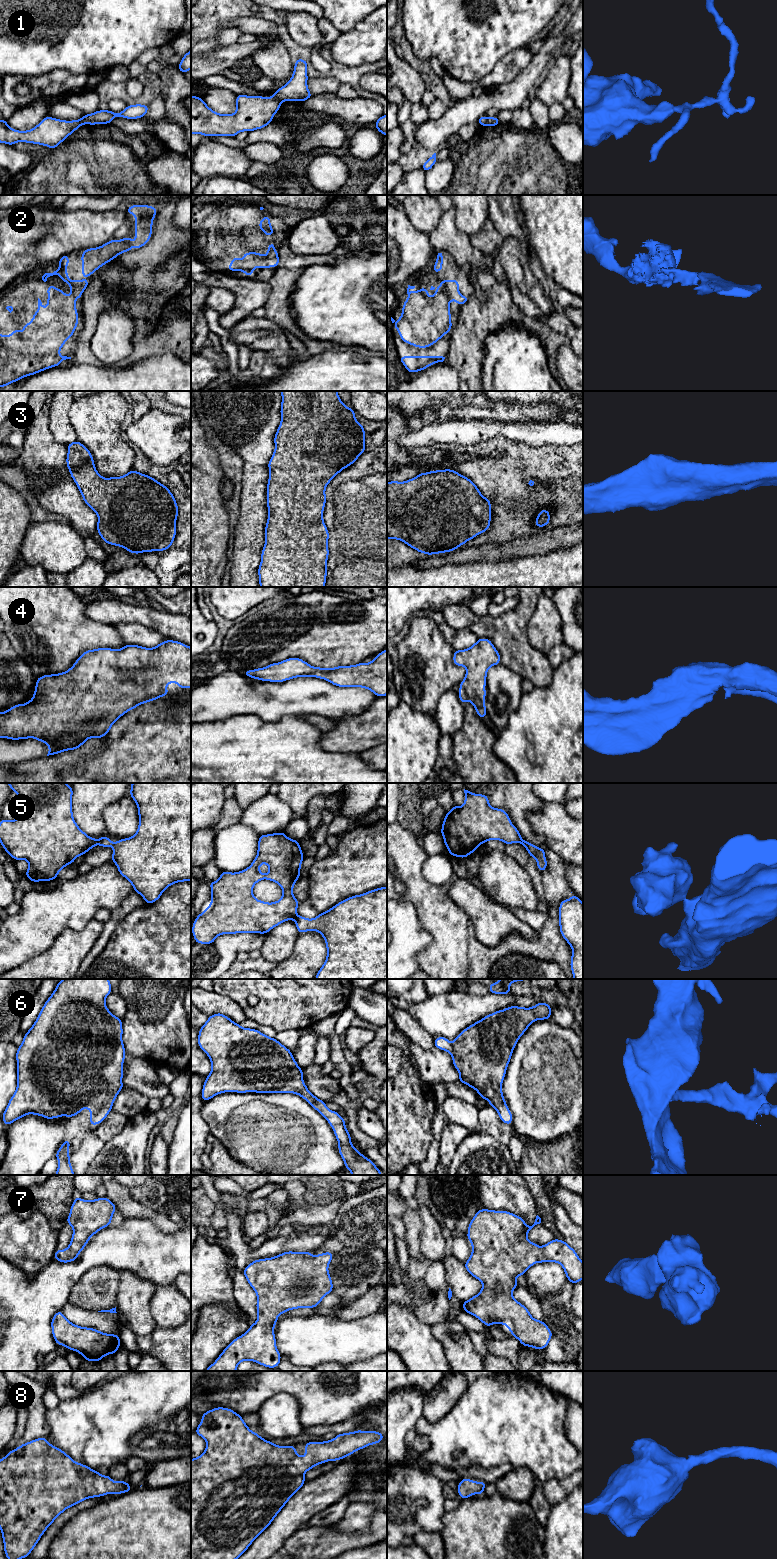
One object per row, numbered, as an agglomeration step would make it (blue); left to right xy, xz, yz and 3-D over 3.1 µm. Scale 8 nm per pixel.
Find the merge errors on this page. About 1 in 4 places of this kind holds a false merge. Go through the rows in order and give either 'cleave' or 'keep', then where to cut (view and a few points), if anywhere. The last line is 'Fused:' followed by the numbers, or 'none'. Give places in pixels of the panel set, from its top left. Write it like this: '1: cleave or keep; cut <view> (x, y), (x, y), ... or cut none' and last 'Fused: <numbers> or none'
1: cleave; cut xz (273, 96), (280, 101)
2: keep; cut none
3: keep; cut none
4: keep; cut none
5: cleave; cut xy (97, 840), (98, 843)
6: keep; cut none
7: keep; cut none
8: keep; cut none
Fused: 1, 5

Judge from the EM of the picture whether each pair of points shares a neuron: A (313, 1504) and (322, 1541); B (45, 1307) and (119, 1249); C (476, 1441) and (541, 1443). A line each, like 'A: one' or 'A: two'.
A: two
B: one
C: one

